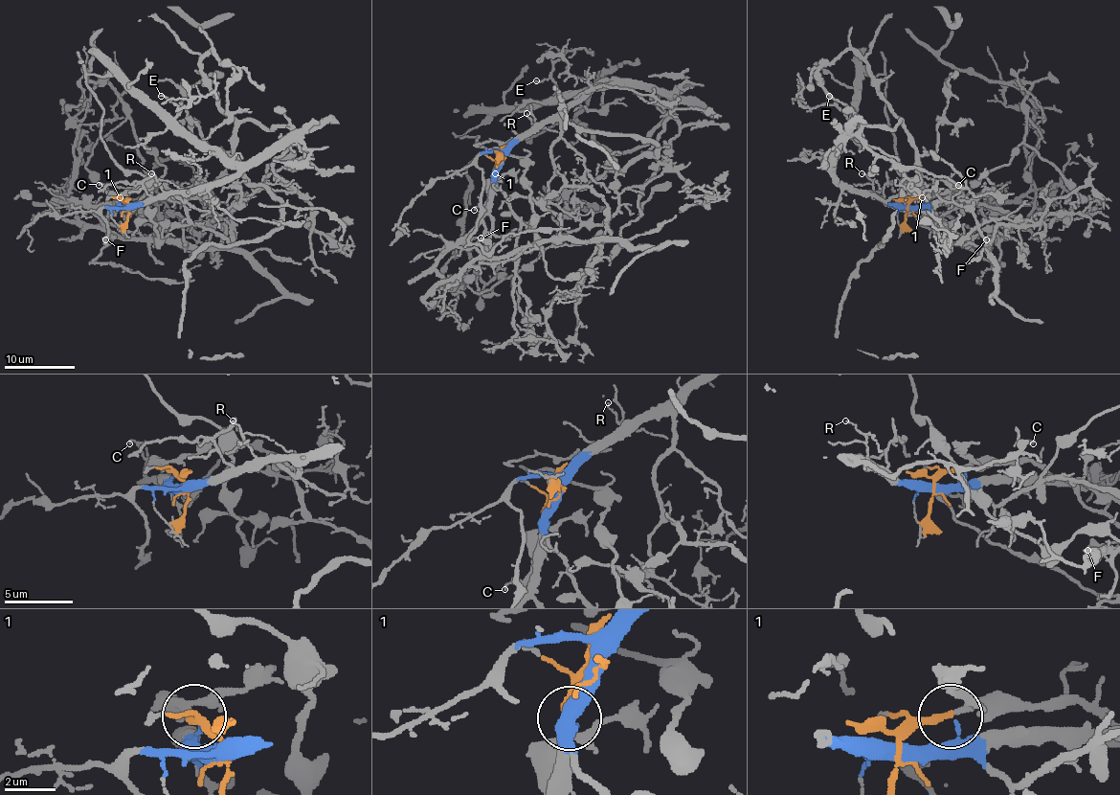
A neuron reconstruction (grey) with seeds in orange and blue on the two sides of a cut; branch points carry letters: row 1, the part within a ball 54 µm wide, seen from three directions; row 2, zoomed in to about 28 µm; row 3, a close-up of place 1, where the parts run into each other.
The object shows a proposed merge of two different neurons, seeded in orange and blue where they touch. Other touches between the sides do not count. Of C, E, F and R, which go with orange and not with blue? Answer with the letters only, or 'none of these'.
C, F

